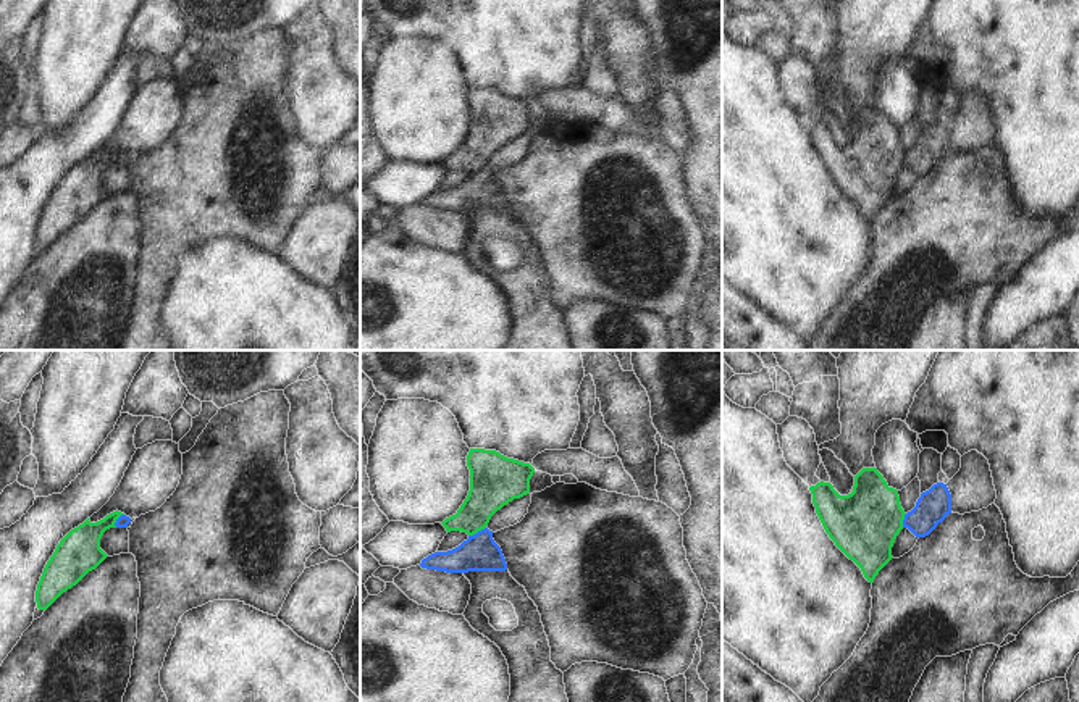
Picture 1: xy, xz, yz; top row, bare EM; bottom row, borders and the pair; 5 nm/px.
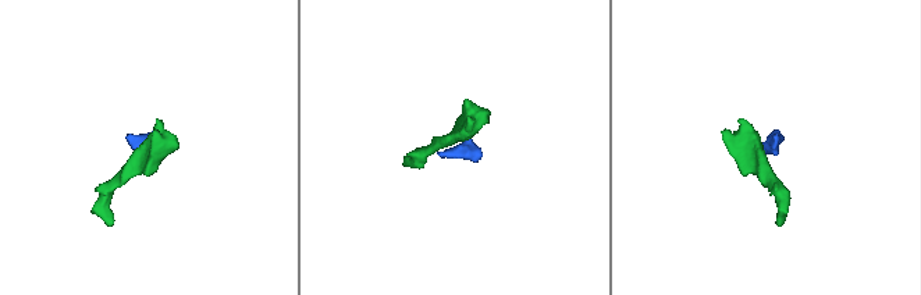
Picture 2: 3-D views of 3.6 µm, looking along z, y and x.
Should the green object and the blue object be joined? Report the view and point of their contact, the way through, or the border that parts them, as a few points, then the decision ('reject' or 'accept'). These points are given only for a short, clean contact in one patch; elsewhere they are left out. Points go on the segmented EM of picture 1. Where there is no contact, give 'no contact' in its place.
xz (477, 531) | along xz (485, 526), (469, 536) | reject

